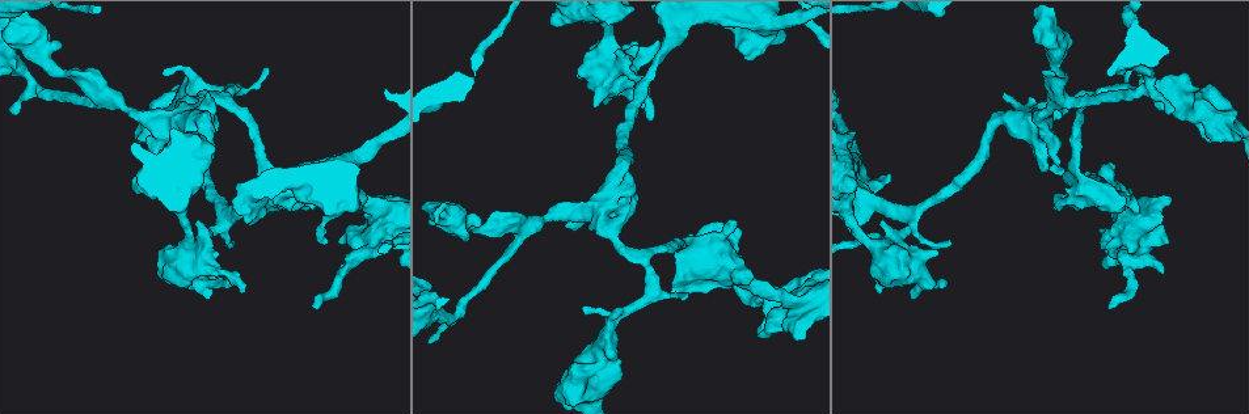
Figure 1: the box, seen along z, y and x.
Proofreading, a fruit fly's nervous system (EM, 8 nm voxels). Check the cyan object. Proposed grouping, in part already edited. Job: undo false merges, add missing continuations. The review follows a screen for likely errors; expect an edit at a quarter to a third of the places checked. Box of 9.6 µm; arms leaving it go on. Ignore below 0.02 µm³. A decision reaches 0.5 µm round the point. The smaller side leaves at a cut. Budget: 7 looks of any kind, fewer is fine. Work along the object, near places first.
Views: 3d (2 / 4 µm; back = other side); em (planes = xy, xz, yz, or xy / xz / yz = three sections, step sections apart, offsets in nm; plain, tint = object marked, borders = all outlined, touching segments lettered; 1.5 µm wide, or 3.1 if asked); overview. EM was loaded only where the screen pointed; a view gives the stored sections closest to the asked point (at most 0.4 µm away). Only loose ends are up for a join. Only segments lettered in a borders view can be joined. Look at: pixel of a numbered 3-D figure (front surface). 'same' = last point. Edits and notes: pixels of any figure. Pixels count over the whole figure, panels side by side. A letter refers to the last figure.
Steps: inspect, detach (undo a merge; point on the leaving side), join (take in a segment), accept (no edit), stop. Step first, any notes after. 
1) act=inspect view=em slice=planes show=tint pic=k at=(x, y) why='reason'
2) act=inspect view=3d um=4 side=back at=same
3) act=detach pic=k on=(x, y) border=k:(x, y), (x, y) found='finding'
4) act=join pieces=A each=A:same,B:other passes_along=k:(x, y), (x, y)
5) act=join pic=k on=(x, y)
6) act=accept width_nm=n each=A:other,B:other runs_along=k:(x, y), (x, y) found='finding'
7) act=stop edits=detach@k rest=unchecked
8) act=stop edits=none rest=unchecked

act=inspect view=3d um=4 side=back pic=1 at=(159, 276) why='stops while still wide'

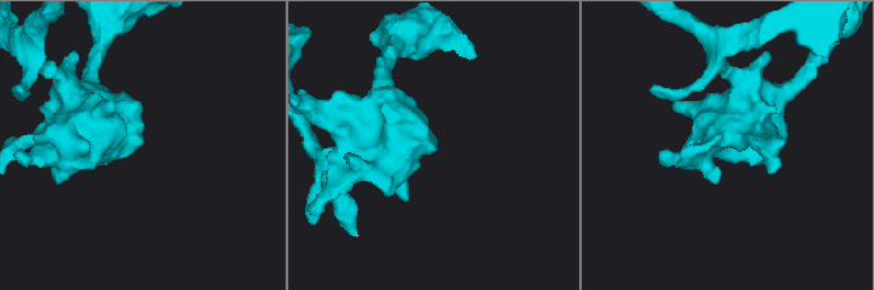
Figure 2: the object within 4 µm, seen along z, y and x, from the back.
act=inspect view=em slice=planes show=tint pic=2 at=(434, 147)

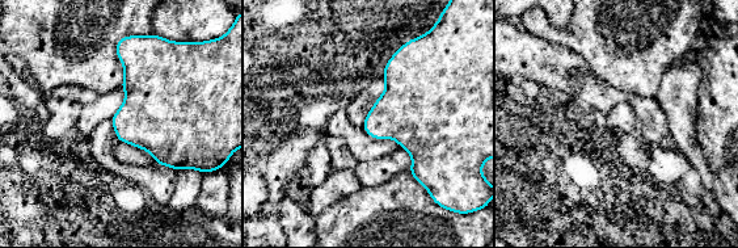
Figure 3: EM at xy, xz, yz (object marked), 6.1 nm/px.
act=inspect view=em slice=planes show=borders at=same

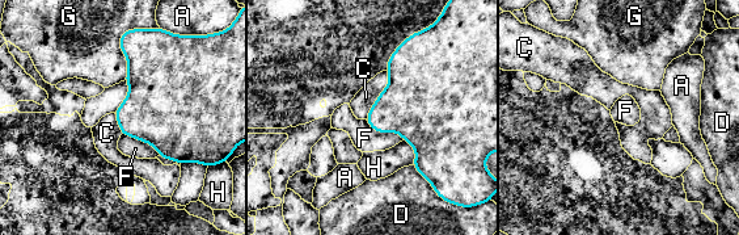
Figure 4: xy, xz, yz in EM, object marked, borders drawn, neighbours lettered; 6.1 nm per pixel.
act=accept each=A:other,C:other,D:other,F:other,G:other,H:other border=4:(385, 70), (388, 84), (366, 120) found='none of them fits'

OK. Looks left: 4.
act=inspect view=em slice=planes show=borders pic=1 at=(1110, 308) why='branch stops here'

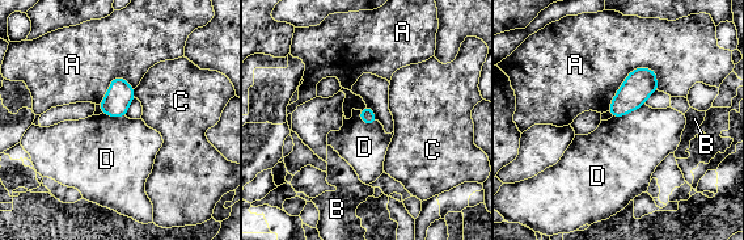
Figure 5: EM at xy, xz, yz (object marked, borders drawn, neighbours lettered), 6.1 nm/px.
act=accept longest_contact=A:400nm each=A:other,B:other,C:other,D:other found='no lettered segment goes on from it'

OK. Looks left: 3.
act=inspect view=3d um=2 side=back pic=1 at=(1165, 239) why='an open end'

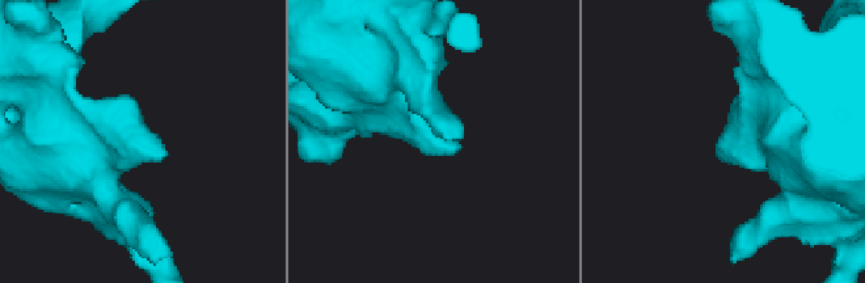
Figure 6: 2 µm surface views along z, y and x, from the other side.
act=inspect view=em slice=xy step=4 show=borders pic=6 at=(459, 148) why='need the tissue'

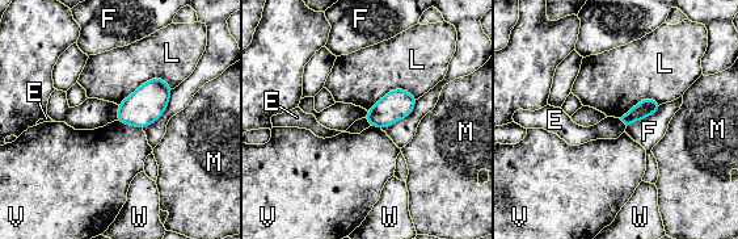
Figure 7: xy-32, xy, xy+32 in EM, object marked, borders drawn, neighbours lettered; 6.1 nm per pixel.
act=inspect view=em slice=planes show=borders at=same why='cut it another way'

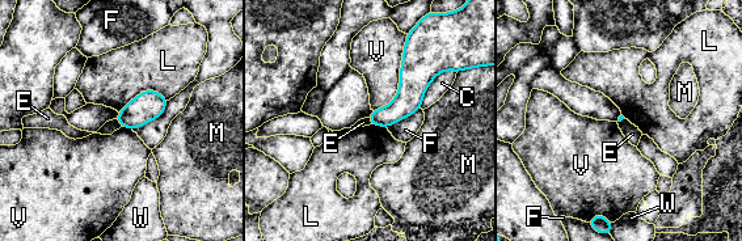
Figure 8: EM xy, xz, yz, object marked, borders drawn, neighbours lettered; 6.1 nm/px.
act=accept each=C:other,E:other,F:other,L:other,M:other,V:other,W:other border=8:(116, 119), (122, 126) found='no lettered segment goes on from it'

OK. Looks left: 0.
act=stop edits=none rest=unchecked

